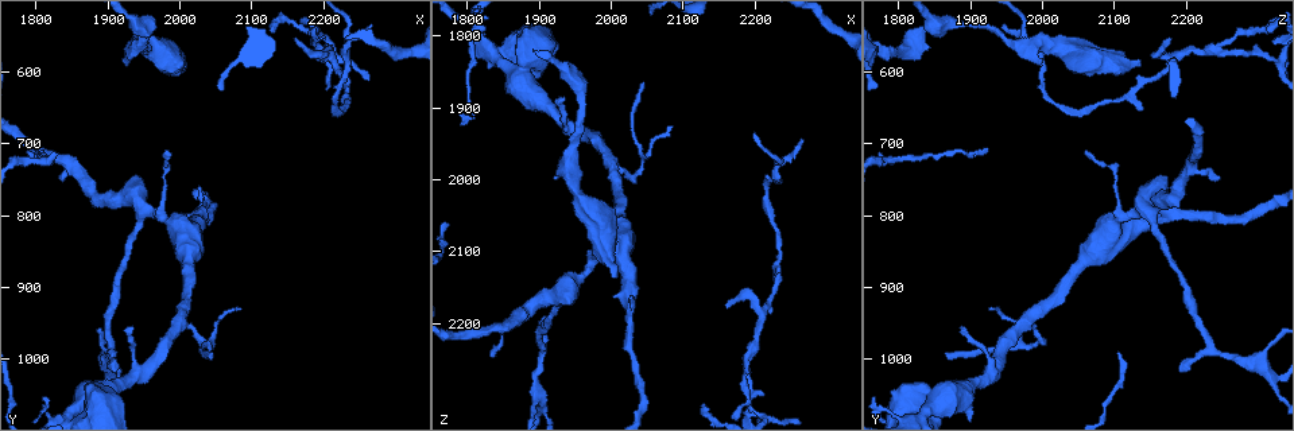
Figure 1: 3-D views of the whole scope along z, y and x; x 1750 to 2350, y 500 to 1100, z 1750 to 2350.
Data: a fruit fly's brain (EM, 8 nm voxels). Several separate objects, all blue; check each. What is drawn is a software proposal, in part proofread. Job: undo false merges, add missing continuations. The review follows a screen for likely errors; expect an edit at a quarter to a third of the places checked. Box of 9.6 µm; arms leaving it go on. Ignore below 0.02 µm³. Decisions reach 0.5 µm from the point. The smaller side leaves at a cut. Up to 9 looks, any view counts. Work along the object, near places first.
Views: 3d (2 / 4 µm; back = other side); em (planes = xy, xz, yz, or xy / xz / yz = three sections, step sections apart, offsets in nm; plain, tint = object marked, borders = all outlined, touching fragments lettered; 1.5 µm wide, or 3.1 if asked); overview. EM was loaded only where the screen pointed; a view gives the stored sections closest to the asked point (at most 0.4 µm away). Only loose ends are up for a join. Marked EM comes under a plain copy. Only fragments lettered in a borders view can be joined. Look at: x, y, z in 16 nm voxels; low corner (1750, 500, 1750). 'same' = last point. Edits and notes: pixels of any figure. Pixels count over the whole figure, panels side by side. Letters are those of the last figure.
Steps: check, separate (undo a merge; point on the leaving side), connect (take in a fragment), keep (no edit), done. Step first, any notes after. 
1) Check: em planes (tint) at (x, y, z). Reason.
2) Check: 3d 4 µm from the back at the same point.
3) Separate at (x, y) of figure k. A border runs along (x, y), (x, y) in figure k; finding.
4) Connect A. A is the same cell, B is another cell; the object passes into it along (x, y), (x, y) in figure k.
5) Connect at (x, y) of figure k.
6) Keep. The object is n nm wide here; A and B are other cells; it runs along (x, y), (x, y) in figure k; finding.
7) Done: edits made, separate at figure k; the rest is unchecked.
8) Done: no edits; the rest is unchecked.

Check: em planes (borders) at (1935, 950, 1890). Branch stops here.

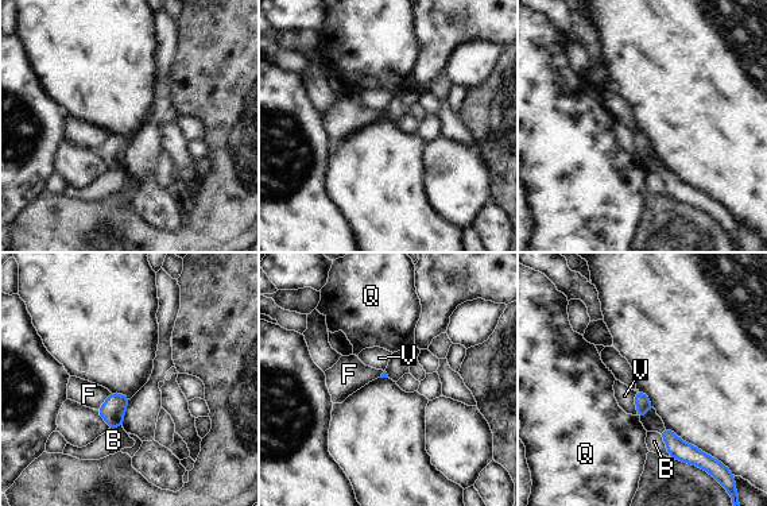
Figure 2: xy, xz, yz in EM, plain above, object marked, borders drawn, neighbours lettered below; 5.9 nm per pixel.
Keep. B, F, Q and V are other cells; a border runs along (111, 393), (95, 409) in figure 2; none of them fits.

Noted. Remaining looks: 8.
Check: em xy step 4 (borders) at (1925, 595, 1995). Free end.

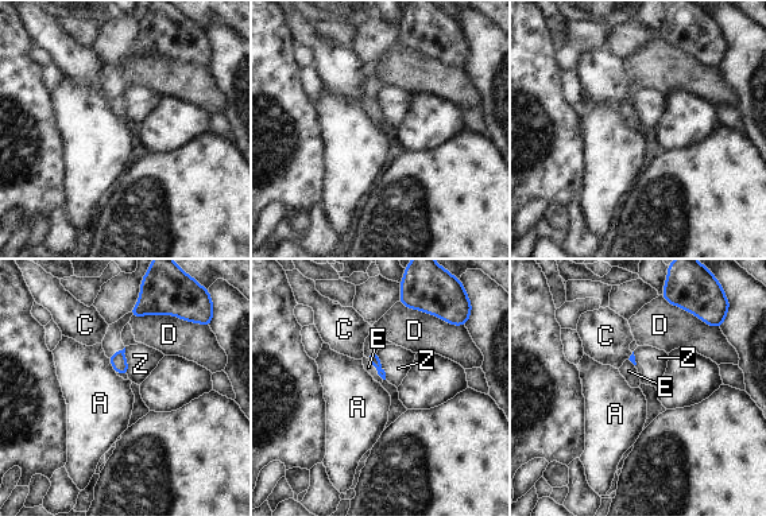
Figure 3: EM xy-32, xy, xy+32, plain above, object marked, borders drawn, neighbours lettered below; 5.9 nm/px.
Connect E. E is the same cell, A, C, D and Z are other cells; the object passes into it along (374, 359), (375, 368), (368, 367) in figure 3; the neuron continues.

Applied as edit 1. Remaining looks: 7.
Check: overview.

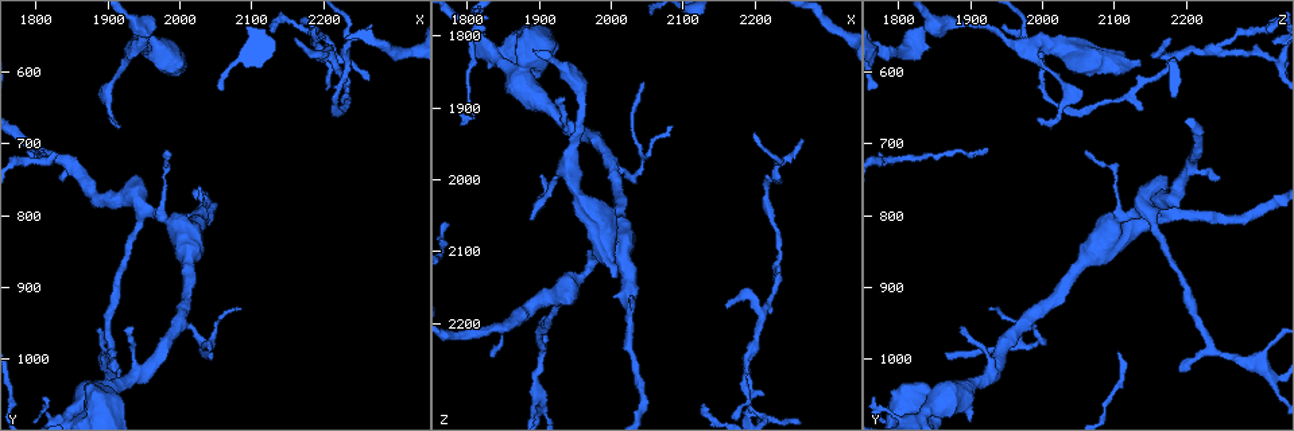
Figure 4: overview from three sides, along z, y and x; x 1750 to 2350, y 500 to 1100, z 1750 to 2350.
Check: em xz step 8 (tint) at (2215, 580, 2190). Branch point.

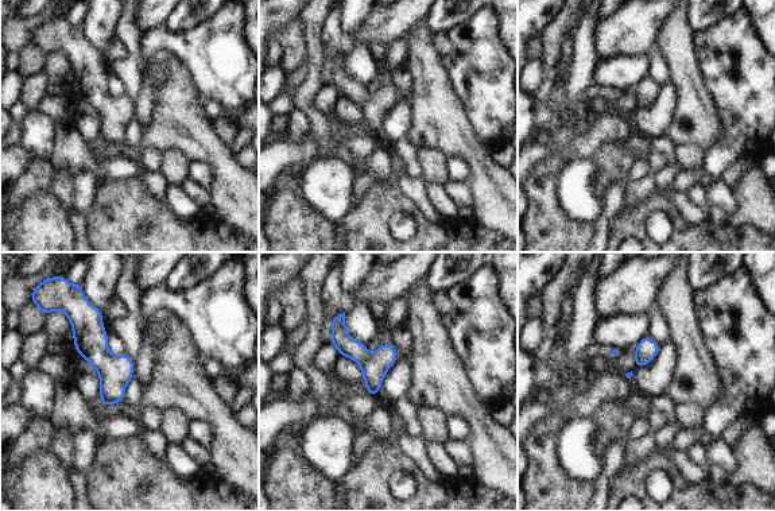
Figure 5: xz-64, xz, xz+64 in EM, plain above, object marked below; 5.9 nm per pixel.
Check: em planes (borders) at the same point.

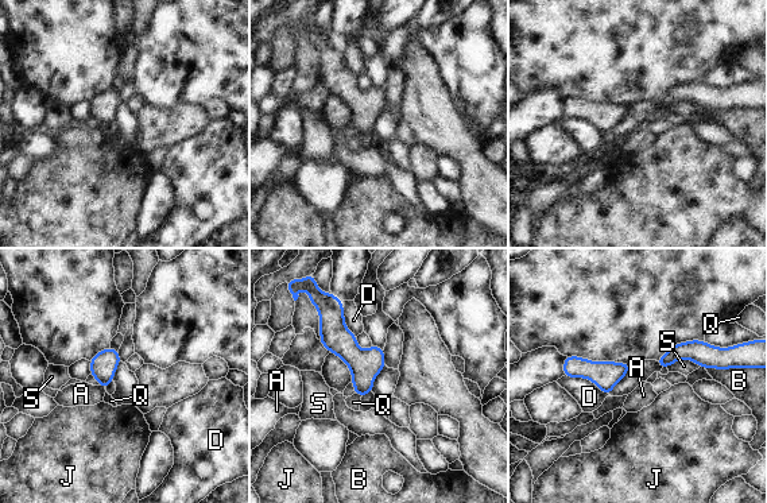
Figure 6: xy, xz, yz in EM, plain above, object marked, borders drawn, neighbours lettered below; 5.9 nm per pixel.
Keep. The object is 160 nm wide here; A, B, D, J, Q and S are other cells; it runs along (337, 309), (364, 391) in figure 6; continuous, no second neuron.

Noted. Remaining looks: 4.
Check: 3d 4 µm at (2125, 545, 2310). Tapers out.

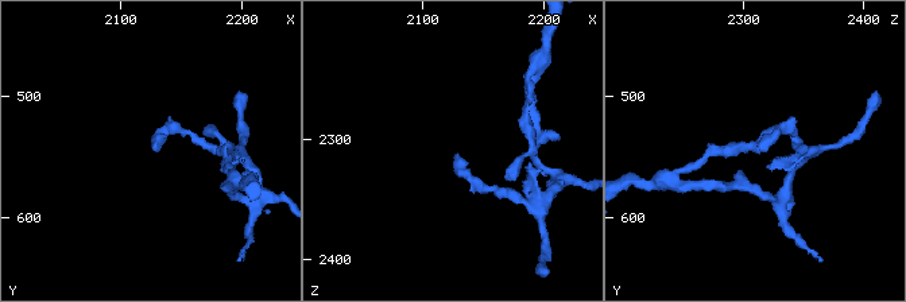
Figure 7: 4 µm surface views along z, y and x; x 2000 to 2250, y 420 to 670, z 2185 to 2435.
Check: em xy step 8 (tint) at (2126, 542, 2312).

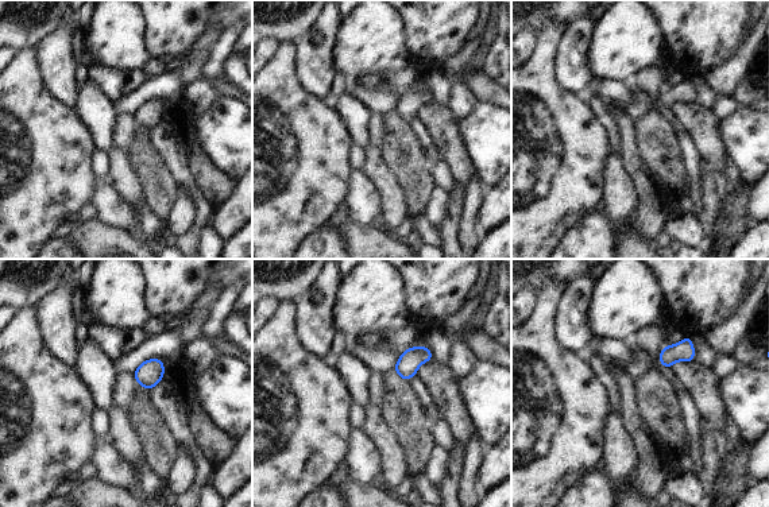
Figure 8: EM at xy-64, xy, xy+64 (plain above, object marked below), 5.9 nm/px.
Check: em planes (borders) at the same point.

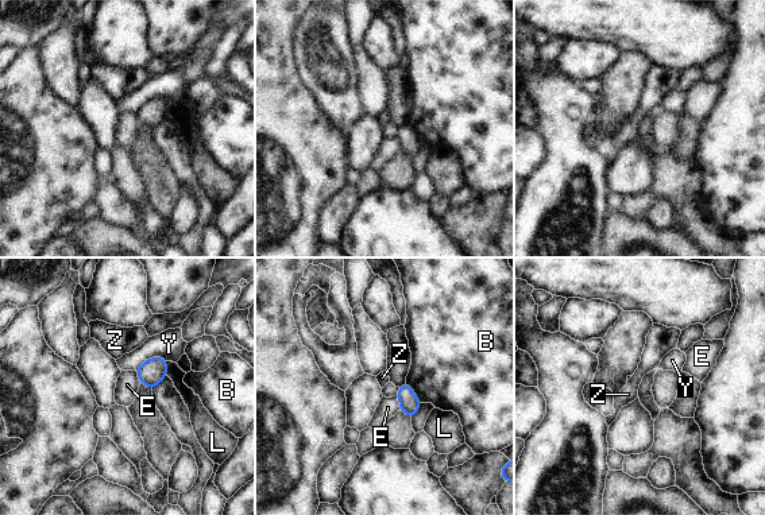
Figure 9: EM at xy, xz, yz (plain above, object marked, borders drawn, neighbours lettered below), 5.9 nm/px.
Keep. B, E, L, Y and Z are other cells; no lettered fragment goes on from it.

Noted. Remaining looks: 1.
Done: edits made, connect at figure 3; the rest is unchecked.

